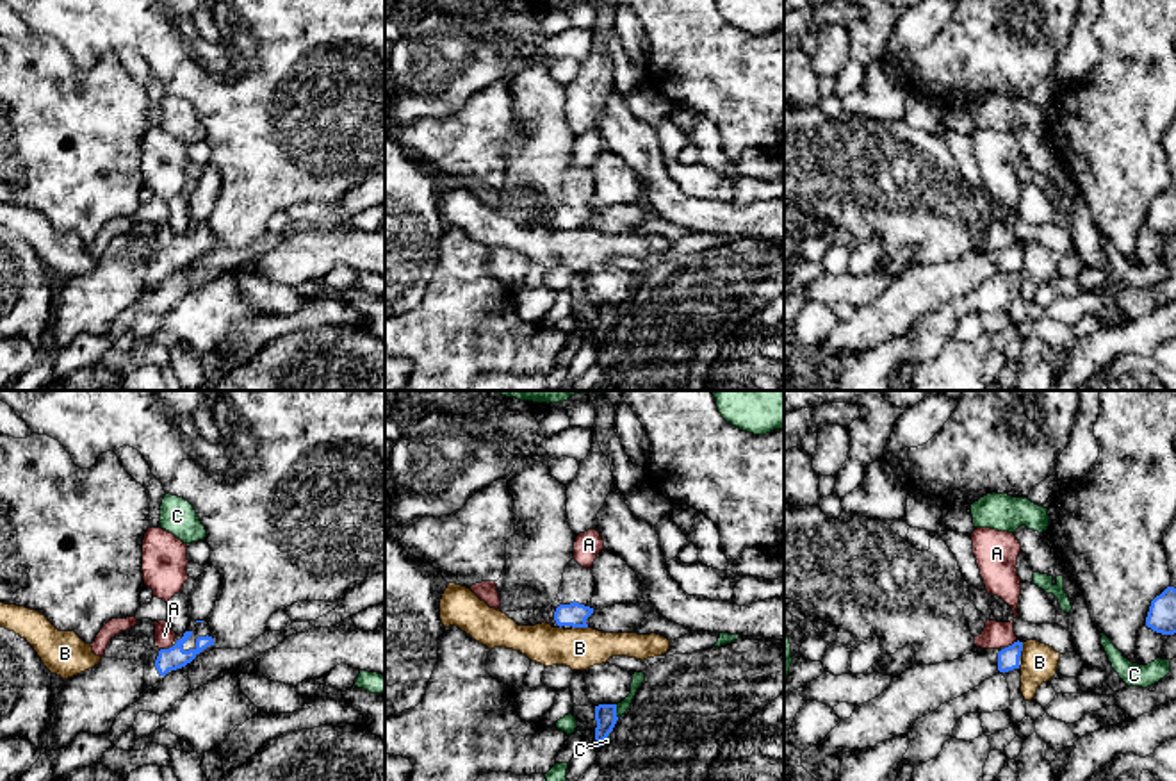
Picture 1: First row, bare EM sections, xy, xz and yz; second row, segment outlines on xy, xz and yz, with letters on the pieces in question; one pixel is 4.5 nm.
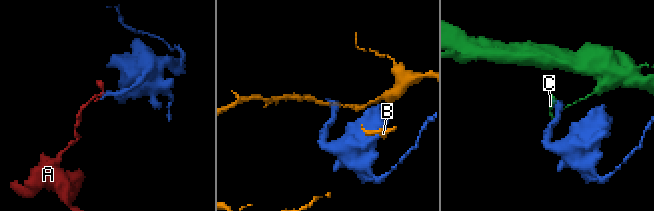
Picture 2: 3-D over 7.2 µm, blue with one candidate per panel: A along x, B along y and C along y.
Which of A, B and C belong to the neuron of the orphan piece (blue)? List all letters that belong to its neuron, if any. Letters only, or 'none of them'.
none of them

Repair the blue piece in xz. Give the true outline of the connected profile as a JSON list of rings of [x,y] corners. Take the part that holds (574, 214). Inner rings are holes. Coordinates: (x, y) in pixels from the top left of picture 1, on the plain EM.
[[[572,159],[565,168],[556,201],[543,210],[545,223],[563,230],[588,228],[586,219],[593,214],[593,187],[592,169],[581,168]]]

